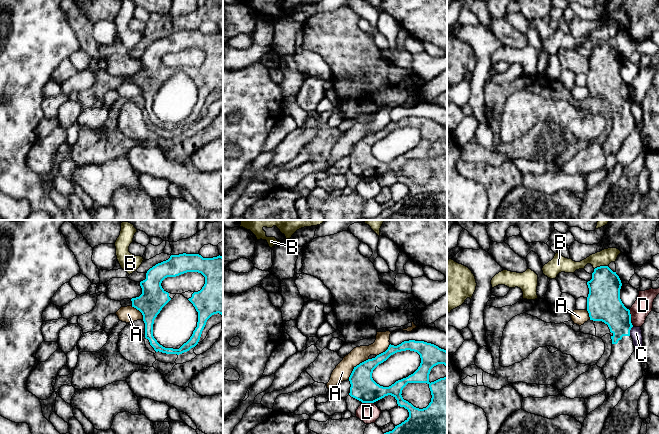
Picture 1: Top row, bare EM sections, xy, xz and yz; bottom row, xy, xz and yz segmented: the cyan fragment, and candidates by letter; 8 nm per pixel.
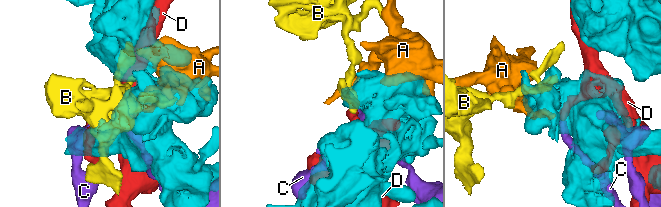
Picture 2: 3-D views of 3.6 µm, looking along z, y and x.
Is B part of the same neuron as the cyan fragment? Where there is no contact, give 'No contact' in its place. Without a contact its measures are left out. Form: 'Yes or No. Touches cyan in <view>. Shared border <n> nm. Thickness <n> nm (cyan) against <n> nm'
No. Touches cyan in yz. Shared border 120 nm. Thickness 260 nm (cyan) against 130 nm

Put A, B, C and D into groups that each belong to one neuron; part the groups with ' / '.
A / B / C / D

